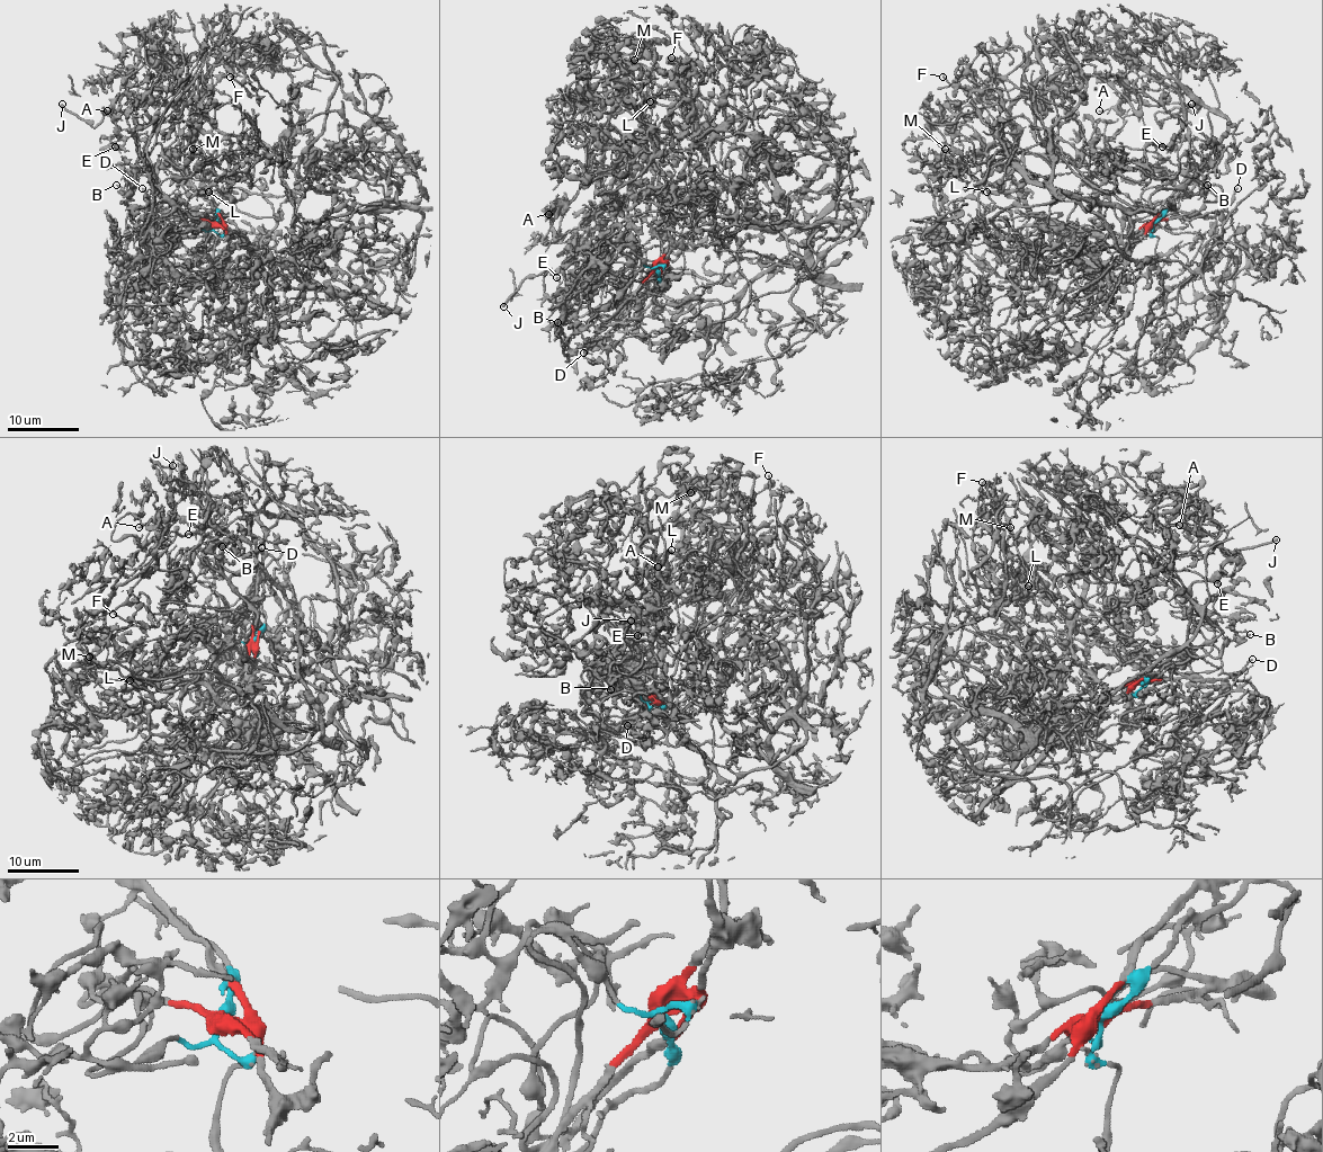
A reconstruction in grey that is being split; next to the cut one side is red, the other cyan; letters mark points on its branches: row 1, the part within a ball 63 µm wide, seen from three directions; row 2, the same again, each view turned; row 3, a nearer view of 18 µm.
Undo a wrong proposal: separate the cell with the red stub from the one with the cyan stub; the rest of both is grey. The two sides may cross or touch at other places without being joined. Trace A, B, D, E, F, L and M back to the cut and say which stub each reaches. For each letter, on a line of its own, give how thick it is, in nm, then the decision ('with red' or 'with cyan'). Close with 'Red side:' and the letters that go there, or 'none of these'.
A: calibre 130 nm; with cyan
B: calibre 170 nm; with cyan
D: calibre 170 nm; with red
E: calibre 220 nm; with cyan
F: calibre 140 nm; with cyan
L: calibre 240 nm; with cyan
M: calibre 240 nm; with cyan
Red side: D

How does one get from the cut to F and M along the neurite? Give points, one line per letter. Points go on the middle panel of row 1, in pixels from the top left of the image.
F: (656, 269), (607, 251), (629, 197), (606, 203), (629, 239), (654, 164), (681, 195), (700, 164), (670, 56)
M: (656, 269), (607, 251), (629, 195), (606, 203), (629, 239), (654, 164), (685, 192), (696, 100), (634, 61)

